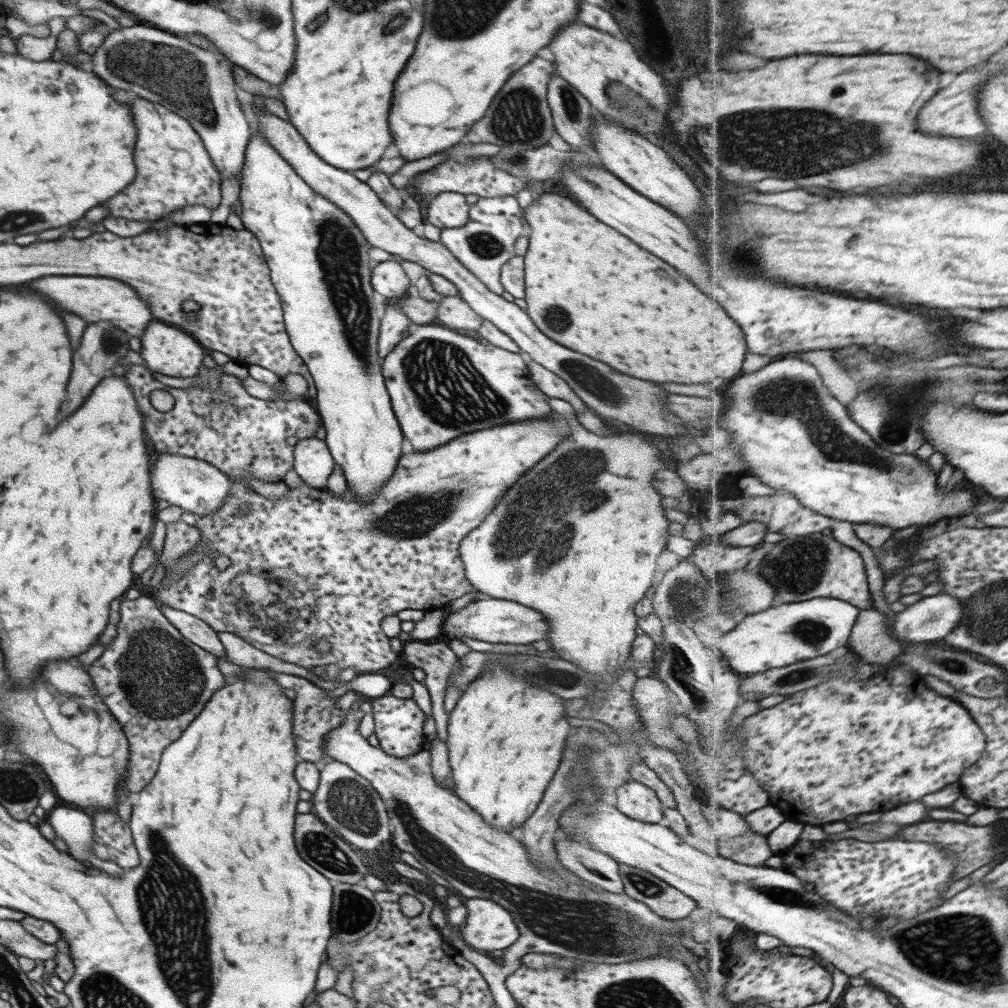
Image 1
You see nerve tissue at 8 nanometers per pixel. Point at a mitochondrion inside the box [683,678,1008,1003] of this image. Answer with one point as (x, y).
(938, 947)

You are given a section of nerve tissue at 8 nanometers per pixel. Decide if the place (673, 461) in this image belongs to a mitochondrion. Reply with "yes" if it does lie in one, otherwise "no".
no

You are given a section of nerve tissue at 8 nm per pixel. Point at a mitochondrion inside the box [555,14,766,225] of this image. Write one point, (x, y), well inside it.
(628, 103)

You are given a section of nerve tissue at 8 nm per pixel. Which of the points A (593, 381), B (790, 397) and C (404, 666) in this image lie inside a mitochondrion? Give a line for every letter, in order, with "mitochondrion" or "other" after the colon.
A: mitochondrion
B: mitochondrion
C: other

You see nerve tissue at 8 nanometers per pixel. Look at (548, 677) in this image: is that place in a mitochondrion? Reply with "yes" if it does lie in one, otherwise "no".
yes

